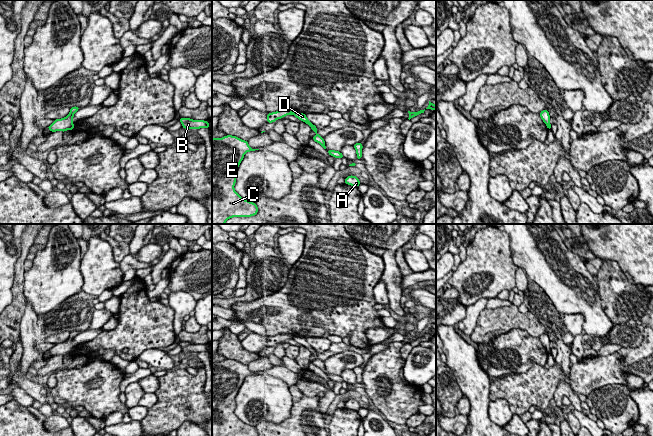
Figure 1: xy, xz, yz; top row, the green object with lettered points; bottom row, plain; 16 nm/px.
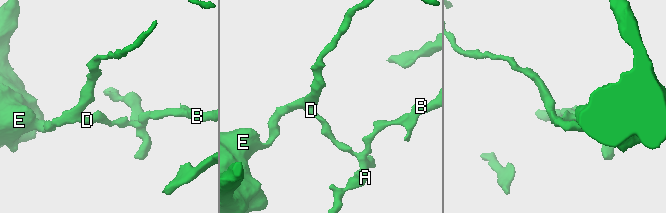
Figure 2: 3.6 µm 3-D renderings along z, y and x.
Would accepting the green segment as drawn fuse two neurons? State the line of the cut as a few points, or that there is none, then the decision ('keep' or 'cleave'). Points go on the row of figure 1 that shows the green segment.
cut in xz along (294, 112), (292, 114); cleave

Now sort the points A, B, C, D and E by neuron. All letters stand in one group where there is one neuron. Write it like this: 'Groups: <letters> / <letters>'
Groups: A B D / C E

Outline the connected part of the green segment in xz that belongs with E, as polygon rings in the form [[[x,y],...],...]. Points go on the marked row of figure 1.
[[[226,135],[222,138],[212,138],[212,224],[225,224],[229,218],[251,217],[258,213],[257,204],[242,198],[234,189],[235,173],[244,155],[255,151],[248,141],[236,136]]]

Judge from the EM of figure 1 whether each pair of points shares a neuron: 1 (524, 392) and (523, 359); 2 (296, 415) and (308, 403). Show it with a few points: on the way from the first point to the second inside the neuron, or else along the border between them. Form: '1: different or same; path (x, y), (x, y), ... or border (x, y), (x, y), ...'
1: different; border (543, 366), (534, 363), (524, 372), (500, 376)
2: same; path (297, 412), (305, 404)

